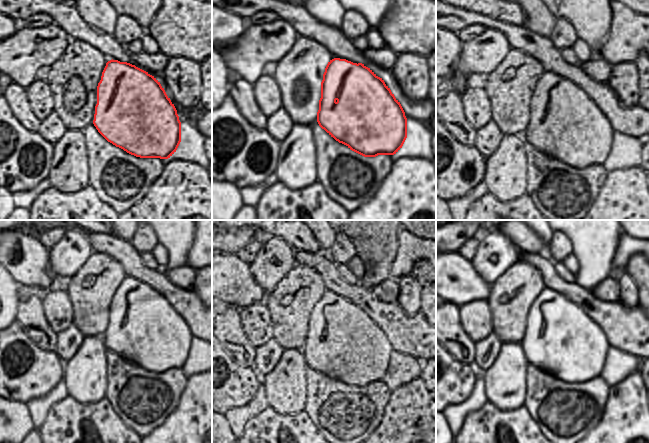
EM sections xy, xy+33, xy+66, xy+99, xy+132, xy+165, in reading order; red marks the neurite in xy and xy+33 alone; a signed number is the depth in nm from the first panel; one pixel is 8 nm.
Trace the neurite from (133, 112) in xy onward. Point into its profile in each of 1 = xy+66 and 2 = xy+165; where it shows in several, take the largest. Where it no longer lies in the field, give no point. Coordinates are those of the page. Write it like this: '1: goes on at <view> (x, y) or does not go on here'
1: goes on at xy+66 (604, 98)
2: goes on at xy+165 (554, 310)

